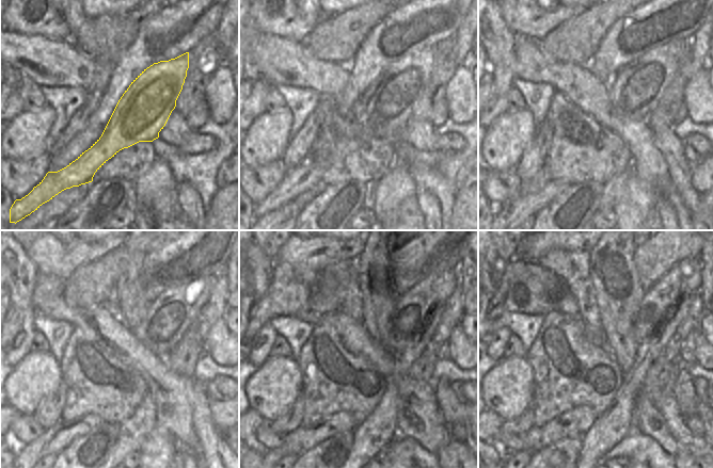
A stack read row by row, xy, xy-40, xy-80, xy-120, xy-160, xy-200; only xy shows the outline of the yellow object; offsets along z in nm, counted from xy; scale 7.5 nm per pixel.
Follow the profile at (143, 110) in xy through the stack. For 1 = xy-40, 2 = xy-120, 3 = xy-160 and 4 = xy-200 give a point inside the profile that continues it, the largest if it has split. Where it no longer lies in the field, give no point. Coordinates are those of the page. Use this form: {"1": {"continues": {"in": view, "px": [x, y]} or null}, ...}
{"1": {"continues": {"in": "xy-40", "px": [384, 108]}}, "2": {"continues": {"in": "xy-120", "px": [173, 312]}}, "3": {"continues": {"in": "xy-160", "px": [416, 312]}}, "4": {"continues": {"in": "xy-200", "px": [665, 304]}}}

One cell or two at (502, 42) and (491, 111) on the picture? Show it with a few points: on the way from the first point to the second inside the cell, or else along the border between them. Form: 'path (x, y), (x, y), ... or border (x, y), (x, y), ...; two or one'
path (502, 59), (500, 94); one

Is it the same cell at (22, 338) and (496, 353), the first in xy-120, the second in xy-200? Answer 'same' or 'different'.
same

